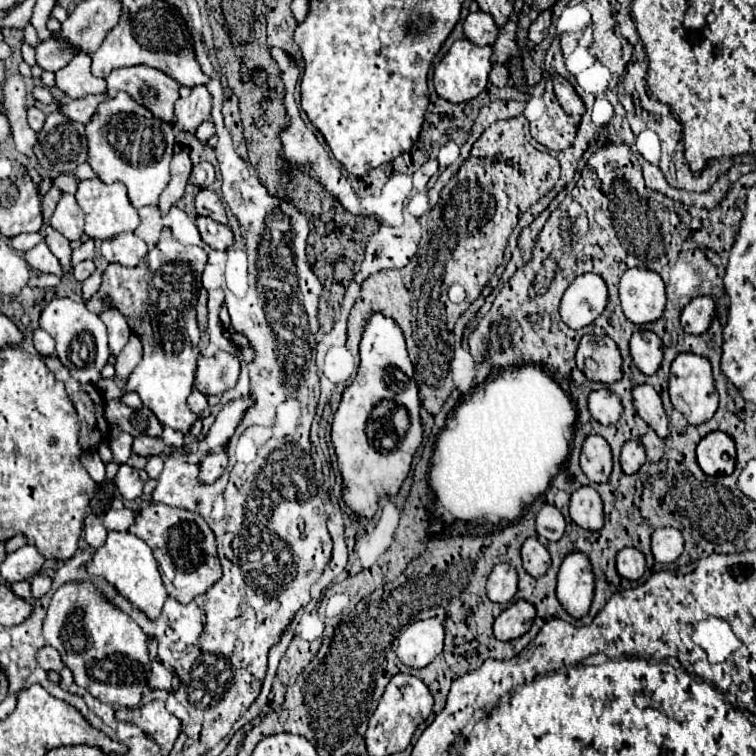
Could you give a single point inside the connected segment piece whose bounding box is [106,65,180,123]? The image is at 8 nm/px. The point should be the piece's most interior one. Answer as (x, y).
(157, 91)

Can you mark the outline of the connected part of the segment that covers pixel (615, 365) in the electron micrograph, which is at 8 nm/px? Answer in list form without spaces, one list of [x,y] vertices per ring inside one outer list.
[[[584,335],[576,349],[576,365],[590,381],[614,383],[622,379],[622,357],[606,335]]]

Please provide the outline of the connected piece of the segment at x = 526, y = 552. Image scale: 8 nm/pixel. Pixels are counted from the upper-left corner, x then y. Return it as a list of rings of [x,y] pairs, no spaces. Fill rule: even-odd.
[[[526,539],[522,545],[522,567],[532,577],[542,577],[550,567],[550,553],[540,539]]]

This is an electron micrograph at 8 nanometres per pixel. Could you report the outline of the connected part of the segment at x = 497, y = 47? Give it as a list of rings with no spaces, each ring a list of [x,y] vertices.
[[[508,21],[508,23],[500,29],[498,39],[492,43],[492,49],[494,49],[494,53],[492,53],[492,57],[490,57],[492,63],[506,63],[506,61],[512,57],[512,53],[514,53],[514,49],[516,49],[514,37],[516,37],[516,23]]]

